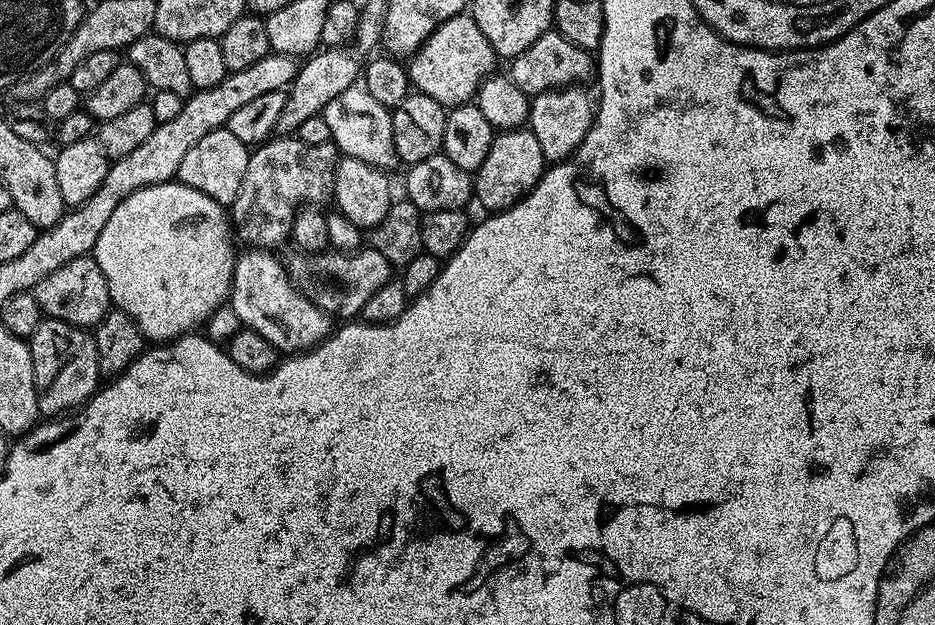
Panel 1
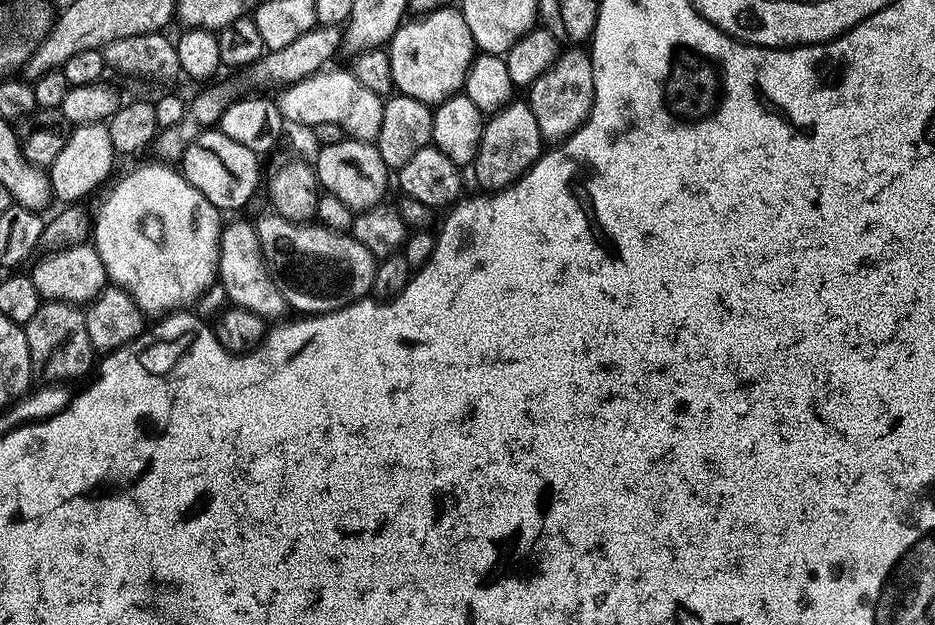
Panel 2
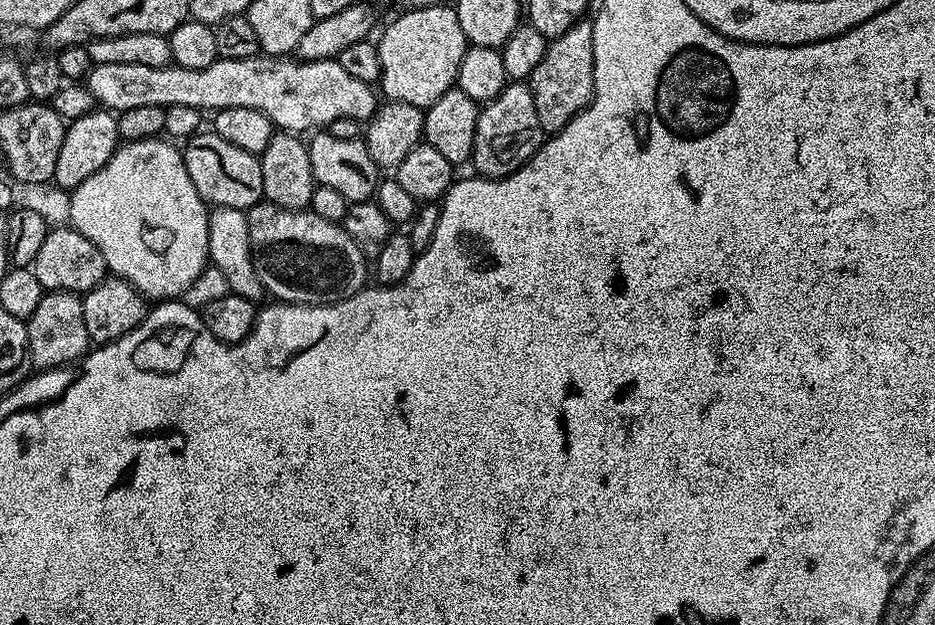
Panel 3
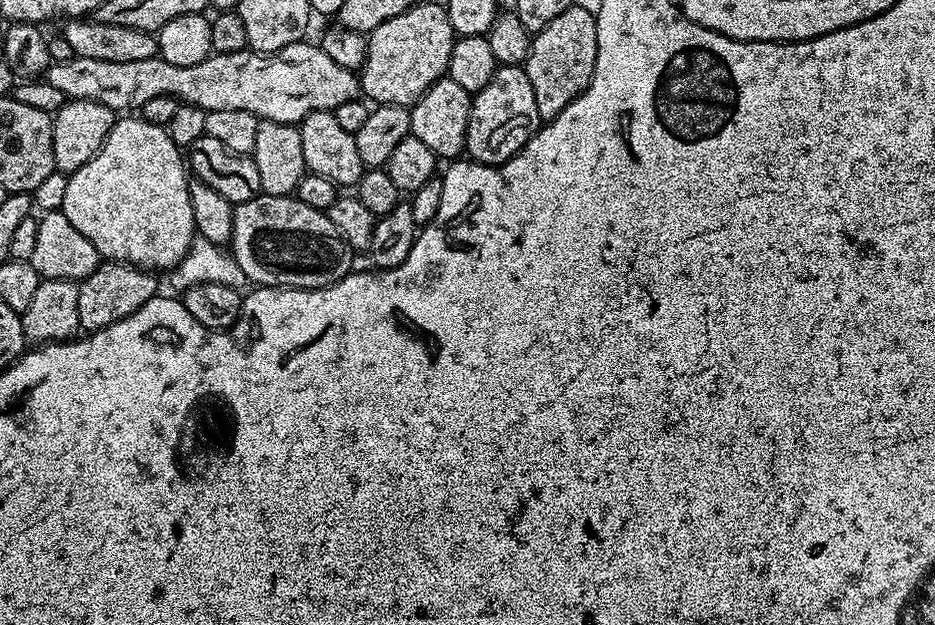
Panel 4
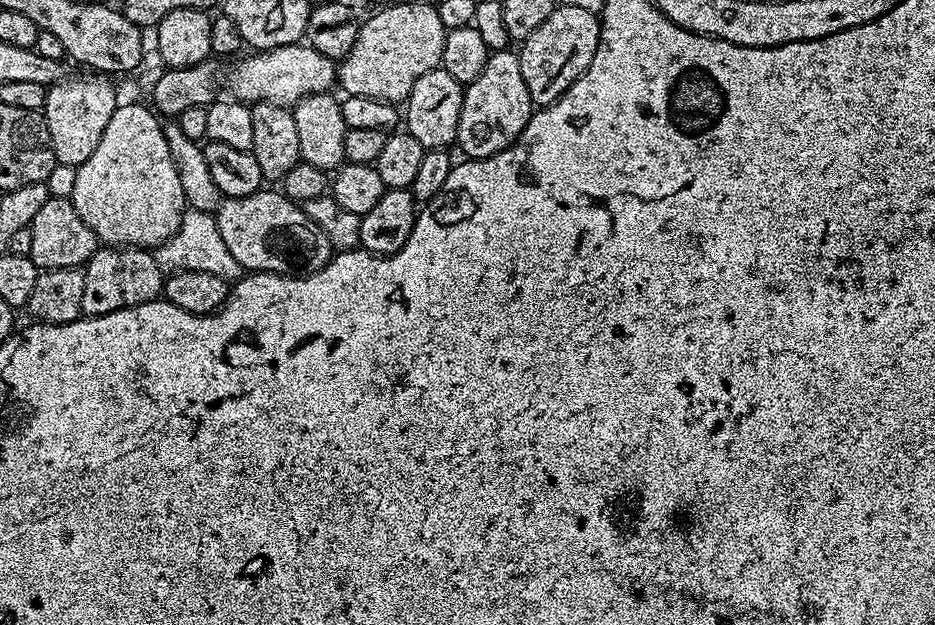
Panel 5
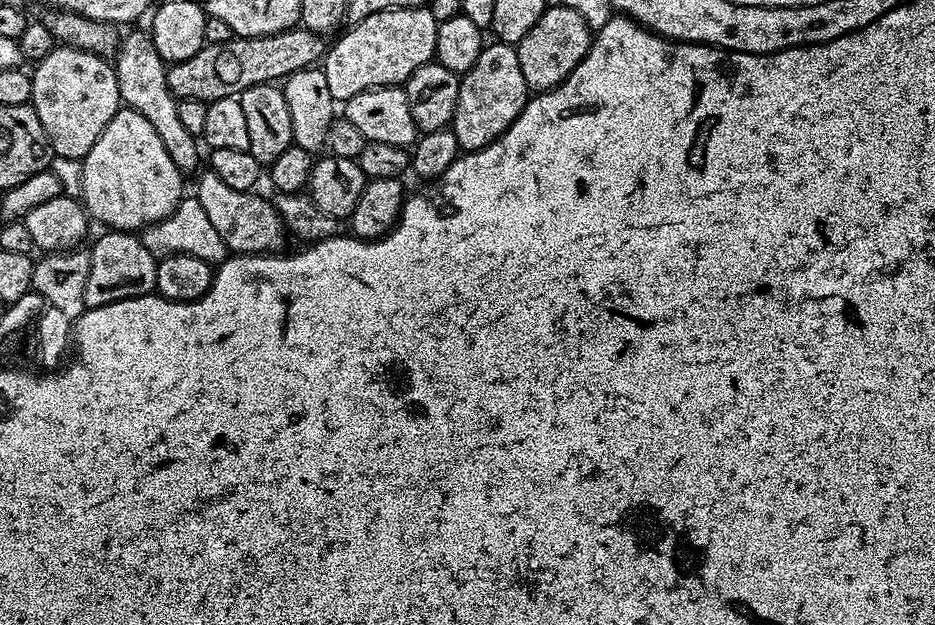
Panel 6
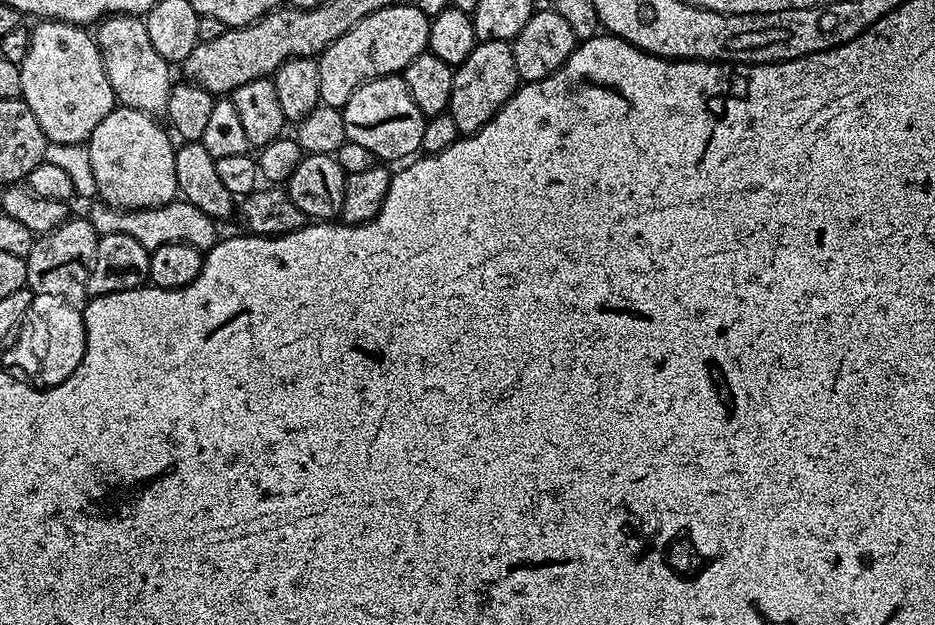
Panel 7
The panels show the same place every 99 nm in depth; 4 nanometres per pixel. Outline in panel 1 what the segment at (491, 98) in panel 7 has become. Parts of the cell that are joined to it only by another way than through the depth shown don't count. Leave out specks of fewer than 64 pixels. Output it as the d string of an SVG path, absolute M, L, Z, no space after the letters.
M519 126L493 135L482 166L474 173L474 200L488 210L511 208L521 196L532 191L546 171L546 161L532 129Z

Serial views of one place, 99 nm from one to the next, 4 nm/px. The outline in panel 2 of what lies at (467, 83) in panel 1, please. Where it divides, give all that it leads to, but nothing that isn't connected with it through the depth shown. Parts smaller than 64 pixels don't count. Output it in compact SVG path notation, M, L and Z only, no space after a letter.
M459 7L436 8L433 12L412 19L416 20L409 19L401 23L386 48L396 83L395 91L423 104L435 106L463 89L478 49L474 38L468 35L466 18Z

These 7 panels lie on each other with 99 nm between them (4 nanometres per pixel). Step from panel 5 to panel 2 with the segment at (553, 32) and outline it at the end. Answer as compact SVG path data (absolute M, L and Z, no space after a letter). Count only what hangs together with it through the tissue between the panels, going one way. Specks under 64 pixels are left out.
M572 46L567 49L569 52L561 51L556 57L556 61L545 70L542 75L527 89L526 102L530 110L534 112L534 119L538 124L541 141L555 146L572 136L577 130L587 122L588 116L592 112L594 102L594 70L592 69L593 57L589 55L583 47Z

